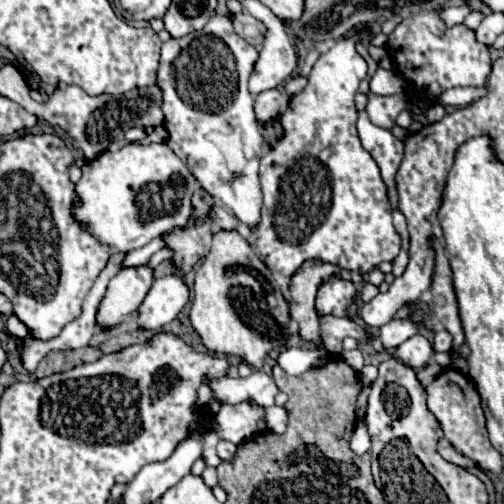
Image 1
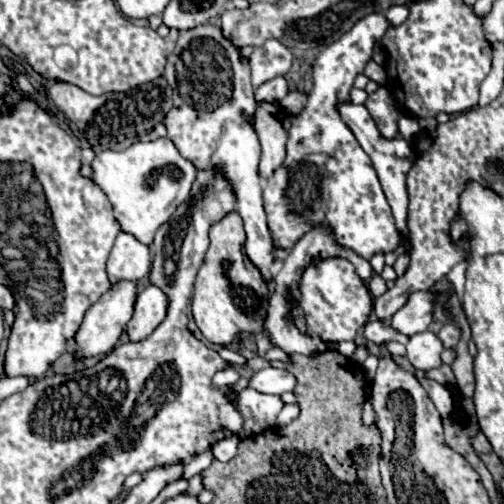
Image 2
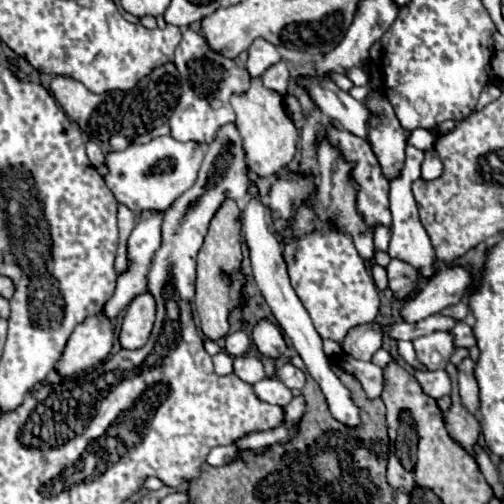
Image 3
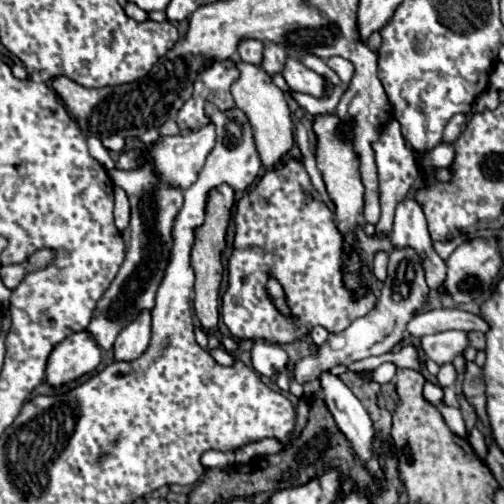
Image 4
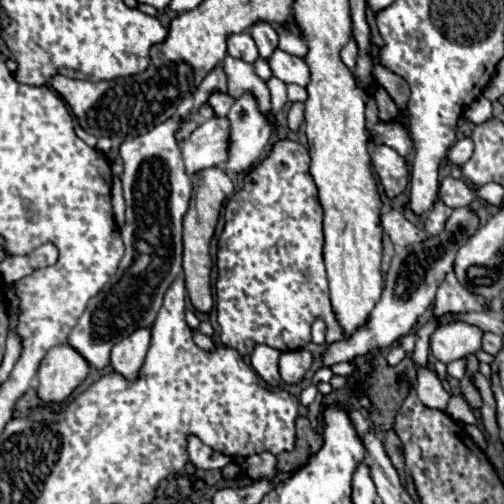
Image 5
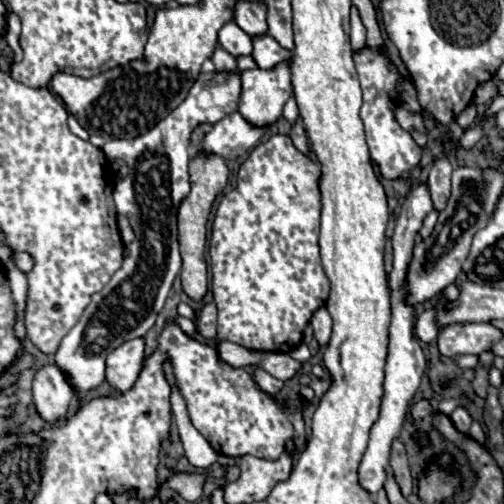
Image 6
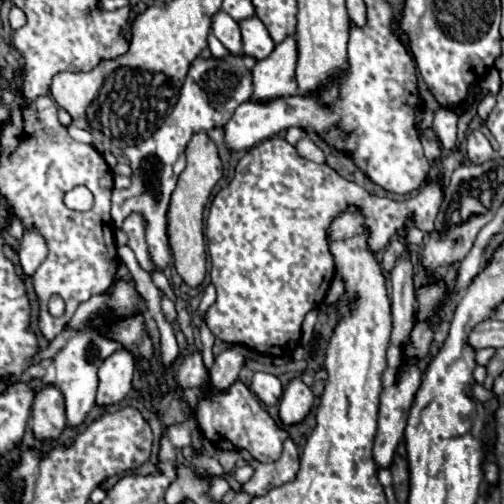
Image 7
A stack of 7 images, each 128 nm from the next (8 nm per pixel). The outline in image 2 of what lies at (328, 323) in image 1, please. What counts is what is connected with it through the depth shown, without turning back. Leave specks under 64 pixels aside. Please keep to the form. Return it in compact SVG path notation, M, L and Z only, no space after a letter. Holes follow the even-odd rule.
M372 320L364 326L364 338L366 342L374 342L374 344L386 344L386 342L400 342L400 344L406 344L410 338L398 330L394 330L388 322L384 320Z

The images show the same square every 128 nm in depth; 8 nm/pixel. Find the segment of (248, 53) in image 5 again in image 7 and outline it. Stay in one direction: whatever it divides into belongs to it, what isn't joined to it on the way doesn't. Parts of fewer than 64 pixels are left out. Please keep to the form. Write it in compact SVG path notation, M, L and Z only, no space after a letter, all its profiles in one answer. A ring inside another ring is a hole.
M218 10L212 16L212 34L232 52L232 54L242 54L242 40L240 40L240 28L238 22L232 20L226 12Z

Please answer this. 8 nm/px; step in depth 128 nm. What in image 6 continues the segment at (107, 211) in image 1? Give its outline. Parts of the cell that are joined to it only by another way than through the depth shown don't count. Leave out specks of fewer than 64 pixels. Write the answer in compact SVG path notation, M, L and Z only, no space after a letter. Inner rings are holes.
M232 112L212 126L212 132L204 136L202 148L222 158L236 160L250 152L266 134L268 126L250 124L240 112Z

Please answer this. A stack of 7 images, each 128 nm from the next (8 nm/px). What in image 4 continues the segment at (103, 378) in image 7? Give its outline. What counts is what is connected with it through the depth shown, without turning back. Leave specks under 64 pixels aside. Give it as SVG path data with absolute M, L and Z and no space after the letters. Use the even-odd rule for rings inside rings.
M140 312L140 316L120 332L114 342L114 360L132 362L140 358L150 342L150 312Z

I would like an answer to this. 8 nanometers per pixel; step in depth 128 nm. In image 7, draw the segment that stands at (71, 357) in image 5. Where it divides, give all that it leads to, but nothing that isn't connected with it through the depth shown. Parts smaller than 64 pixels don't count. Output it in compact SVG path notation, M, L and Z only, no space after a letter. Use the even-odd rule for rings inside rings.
M44 384L32 404L32 422L30 428L34 438L40 442L56 440L66 428L64 414L64 396L54 384Z

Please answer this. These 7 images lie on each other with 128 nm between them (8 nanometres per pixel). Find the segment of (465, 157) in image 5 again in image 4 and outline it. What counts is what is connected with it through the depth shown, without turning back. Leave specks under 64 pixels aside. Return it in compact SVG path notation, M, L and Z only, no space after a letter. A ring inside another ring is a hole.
M438 144L428 156L424 156L424 164L432 164L432 168L448 168L454 160L454 146L452 144Z

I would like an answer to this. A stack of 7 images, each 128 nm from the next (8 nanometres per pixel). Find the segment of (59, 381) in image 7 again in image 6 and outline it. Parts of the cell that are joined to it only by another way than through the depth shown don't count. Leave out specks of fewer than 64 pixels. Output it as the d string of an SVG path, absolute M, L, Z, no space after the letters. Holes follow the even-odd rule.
M240 70L200 72L186 100L150 132L138 138L114 138L104 144L102 150L106 156L128 162L128 176L114 186L114 202L118 214L130 220L136 240L128 244L128 256L122 268L96 296L92 296L82 318L68 336L64 336L54 354L54 366L64 372L78 400L104 382L104 362L114 348L144 336L154 326L182 266L176 238L176 212L180 200L190 192L190 136L198 124L216 124L224 116L236 112L240 92Z

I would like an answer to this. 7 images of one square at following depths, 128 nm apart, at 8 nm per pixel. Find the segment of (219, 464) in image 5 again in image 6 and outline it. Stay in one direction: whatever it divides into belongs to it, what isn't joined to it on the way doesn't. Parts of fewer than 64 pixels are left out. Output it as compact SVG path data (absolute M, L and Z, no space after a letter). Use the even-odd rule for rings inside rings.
M166 360L162 364L162 370L164 370L164 376L166 376L166 380L168 380L170 388L172 388L172 398L170 398L170 402L172 402L172 414L176 418L176 424L178 424L178 430L180 430L180 438L182 438L182 444L184 444L186 458L196 468L208 468L208 466L212 466L216 462L218 454L206 442L206 438L192 426L188 410L186 410L184 396L180 394L178 386L176 386L176 378L172 374L172 362Z

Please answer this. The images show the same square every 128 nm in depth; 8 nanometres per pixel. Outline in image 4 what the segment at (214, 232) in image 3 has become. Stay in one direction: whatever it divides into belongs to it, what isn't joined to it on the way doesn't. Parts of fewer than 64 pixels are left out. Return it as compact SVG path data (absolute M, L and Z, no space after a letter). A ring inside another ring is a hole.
M220 184L210 190L206 200L206 218L204 224L194 232L194 246L190 254L190 266L196 274L194 284L194 312L200 318L204 330L214 330L218 324L218 290L222 280L222 248L226 246L226 228L230 222L230 210L234 206L234 190L228 184Z

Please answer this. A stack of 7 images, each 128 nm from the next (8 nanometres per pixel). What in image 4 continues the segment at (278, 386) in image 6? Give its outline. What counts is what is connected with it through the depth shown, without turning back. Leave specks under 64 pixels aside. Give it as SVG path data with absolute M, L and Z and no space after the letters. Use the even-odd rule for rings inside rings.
M256 340L252 348L252 366L262 376L274 376L286 366L286 350L278 344Z

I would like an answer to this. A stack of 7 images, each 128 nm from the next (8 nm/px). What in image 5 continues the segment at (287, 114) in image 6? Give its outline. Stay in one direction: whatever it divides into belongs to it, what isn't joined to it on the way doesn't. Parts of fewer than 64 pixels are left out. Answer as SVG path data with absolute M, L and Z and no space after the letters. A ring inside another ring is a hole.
M288 84L287 85L287 96L288 100L292 103L294 102L302 102L302 100L306 100L306 90L302 88L302 86L296 84Z

